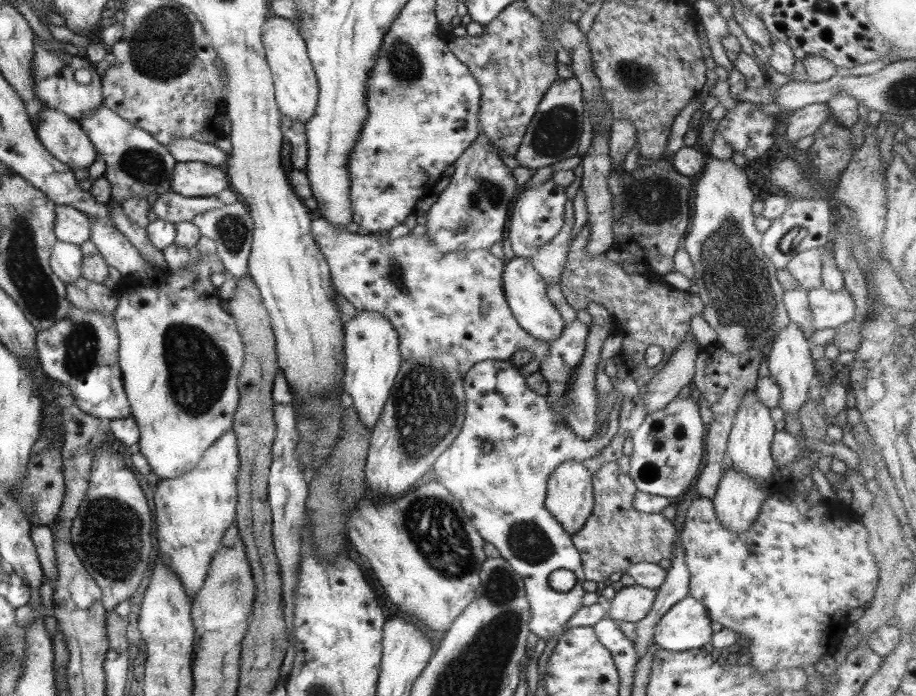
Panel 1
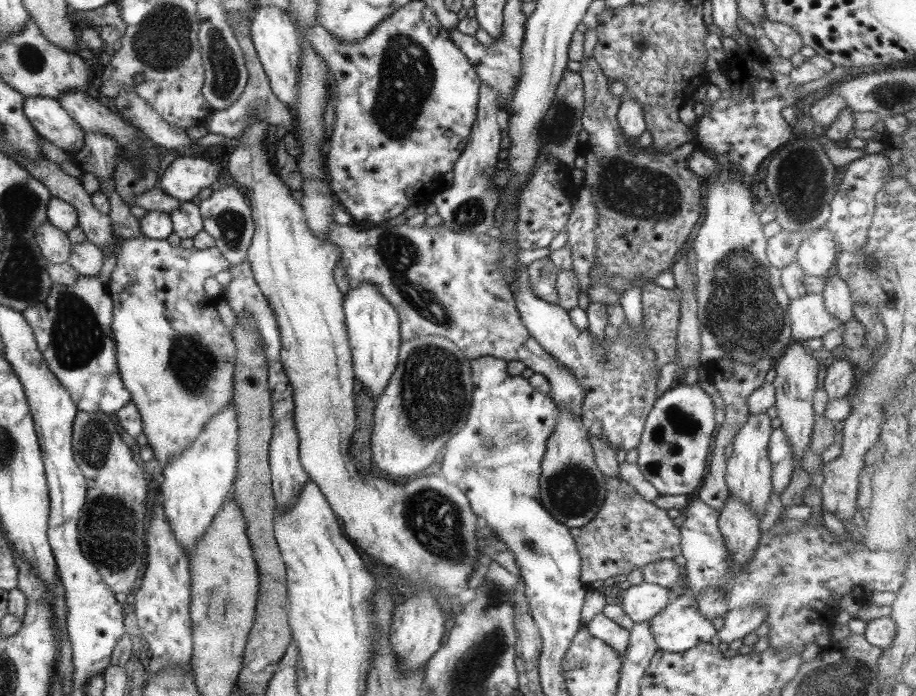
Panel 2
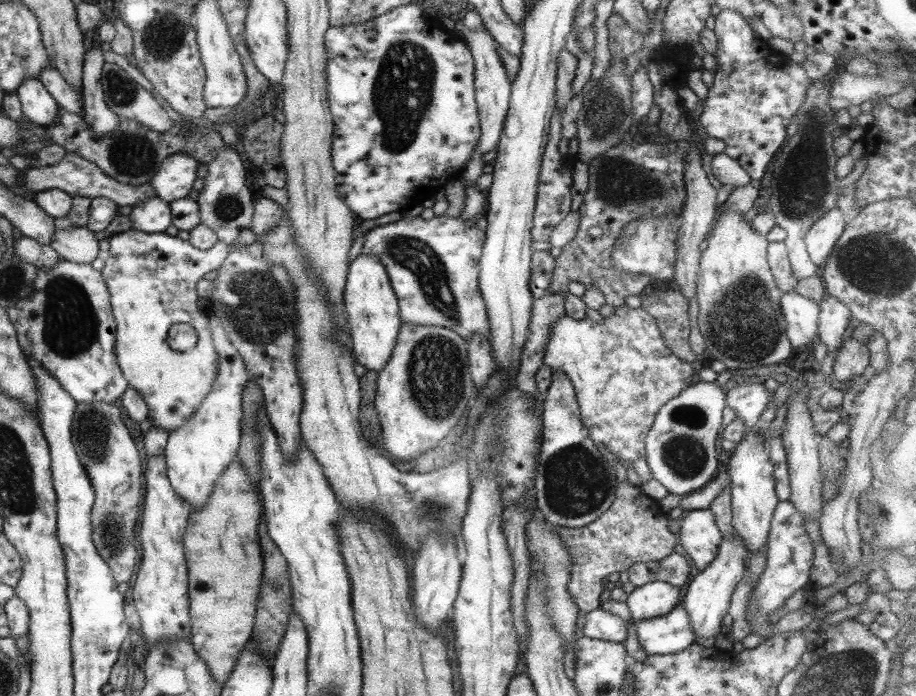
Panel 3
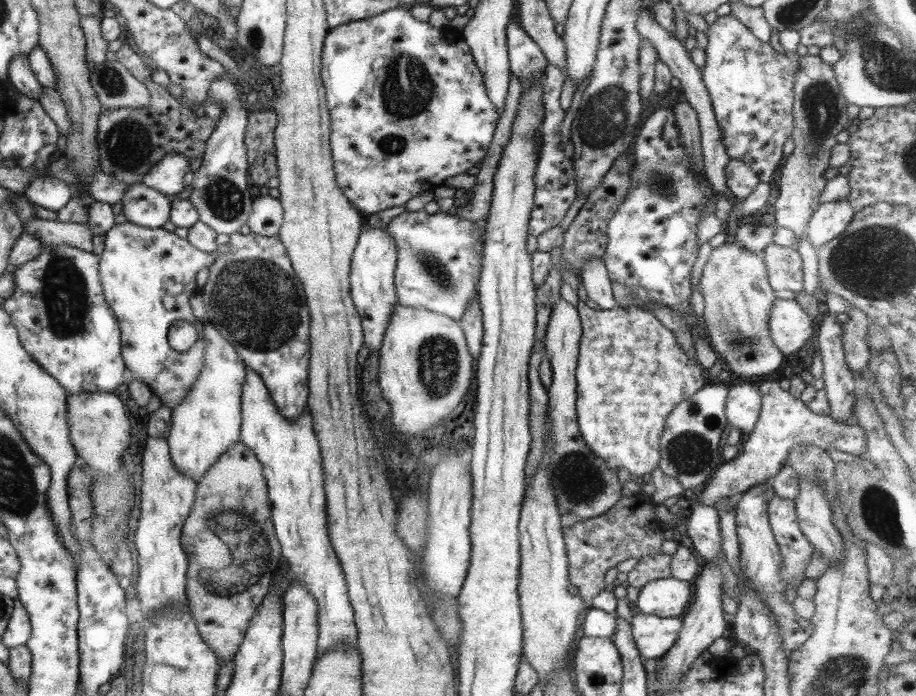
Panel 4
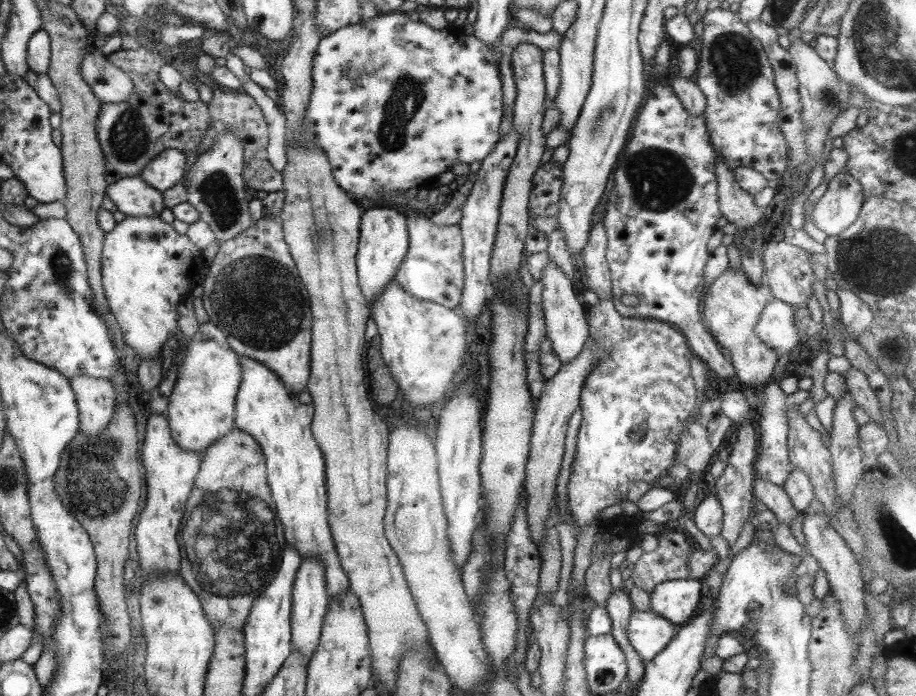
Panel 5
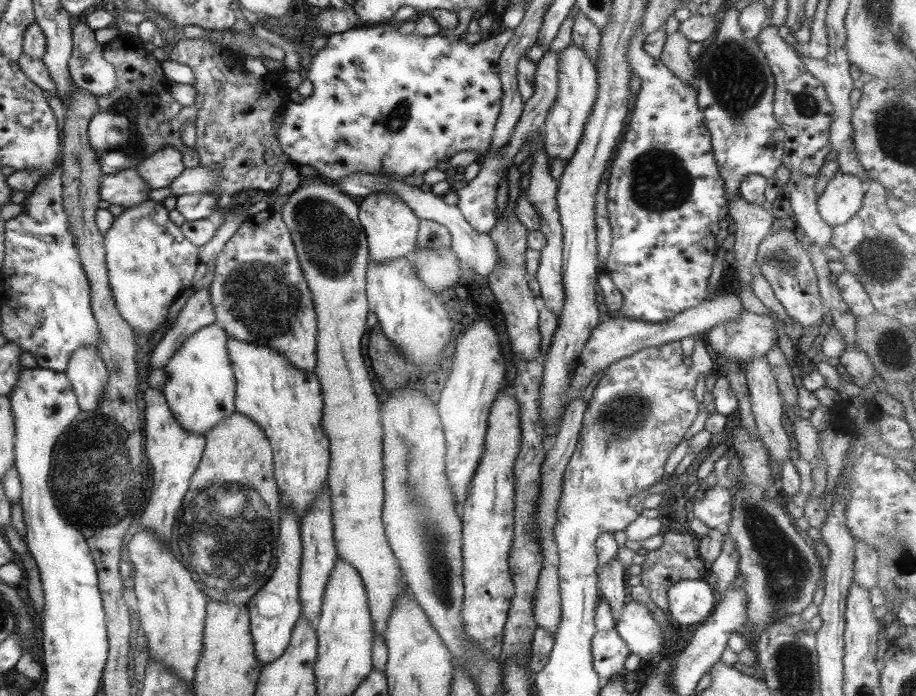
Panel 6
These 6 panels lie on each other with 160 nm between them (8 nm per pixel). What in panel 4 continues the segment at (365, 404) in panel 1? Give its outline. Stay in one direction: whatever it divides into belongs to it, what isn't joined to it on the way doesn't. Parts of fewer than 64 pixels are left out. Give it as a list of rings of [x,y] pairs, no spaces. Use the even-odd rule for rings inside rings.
[[[367,227],[359,233],[350,262],[348,276],[350,297],[360,318],[363,346],[369,351],[378,352],[382,338],[396,306],[394,289],[394,268],[396,248],[385,227]]]

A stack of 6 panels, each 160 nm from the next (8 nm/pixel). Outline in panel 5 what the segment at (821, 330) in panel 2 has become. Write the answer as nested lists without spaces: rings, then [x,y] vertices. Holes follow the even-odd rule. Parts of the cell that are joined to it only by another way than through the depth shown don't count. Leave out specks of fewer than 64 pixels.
[[[771,299],[762,310],[754,331],[759,340],[778,356],[799,349],[802,334],[795,328],[794,308],[777,299]]]

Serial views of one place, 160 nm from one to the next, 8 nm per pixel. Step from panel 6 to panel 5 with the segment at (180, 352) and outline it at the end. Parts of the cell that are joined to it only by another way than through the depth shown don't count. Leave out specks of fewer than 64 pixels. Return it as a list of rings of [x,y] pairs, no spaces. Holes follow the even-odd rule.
[[[212,322],[198,324],[197,331],[187,343],[182,364],[178,366],[165,413],[171,438],[183,450],[192,450],[201,456],[207,446],[235,428],[234,404],[241,383],[241,370],[237,354],[229,348],[221,330]]]

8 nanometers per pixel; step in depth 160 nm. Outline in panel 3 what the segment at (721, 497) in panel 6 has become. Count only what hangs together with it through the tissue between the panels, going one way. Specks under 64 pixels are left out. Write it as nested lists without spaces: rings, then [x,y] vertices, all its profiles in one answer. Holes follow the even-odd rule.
[[[708,509],[685,512],[681,516],[678,538],[697,572],[705,570],[705,567],[713,562],[722,541],[714,514]]]

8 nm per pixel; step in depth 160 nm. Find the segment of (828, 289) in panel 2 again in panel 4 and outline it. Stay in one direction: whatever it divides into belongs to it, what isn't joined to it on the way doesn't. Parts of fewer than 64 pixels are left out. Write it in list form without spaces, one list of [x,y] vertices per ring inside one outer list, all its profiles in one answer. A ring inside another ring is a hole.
[[[825,311],[825,316],[819,324],[819,331],[817,332],[817,347],[819,348],[819,355],[823,362],[823,388],[828,399],[828,406],[830,408],[829,417],[835,422],[845,424],[845,421],[852,416],[852,408],[856,402],[853,389],[855,384],[852,378],[851,371],[849,371],[844,360],[844,352],[842,350],[842,326],[841,317],[833,313]]]

